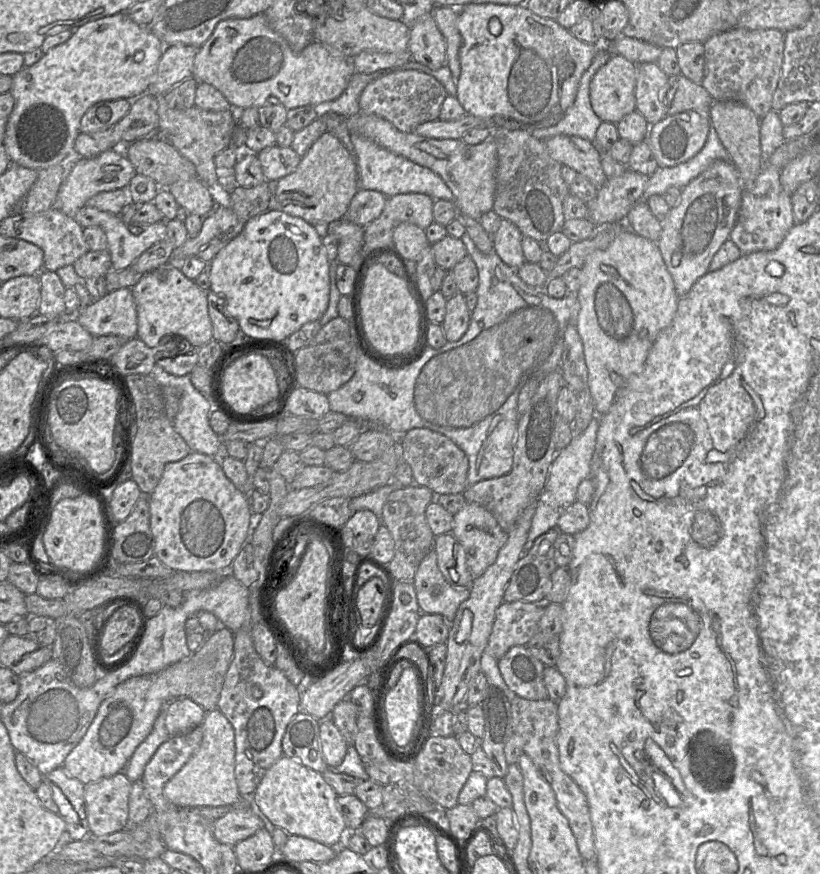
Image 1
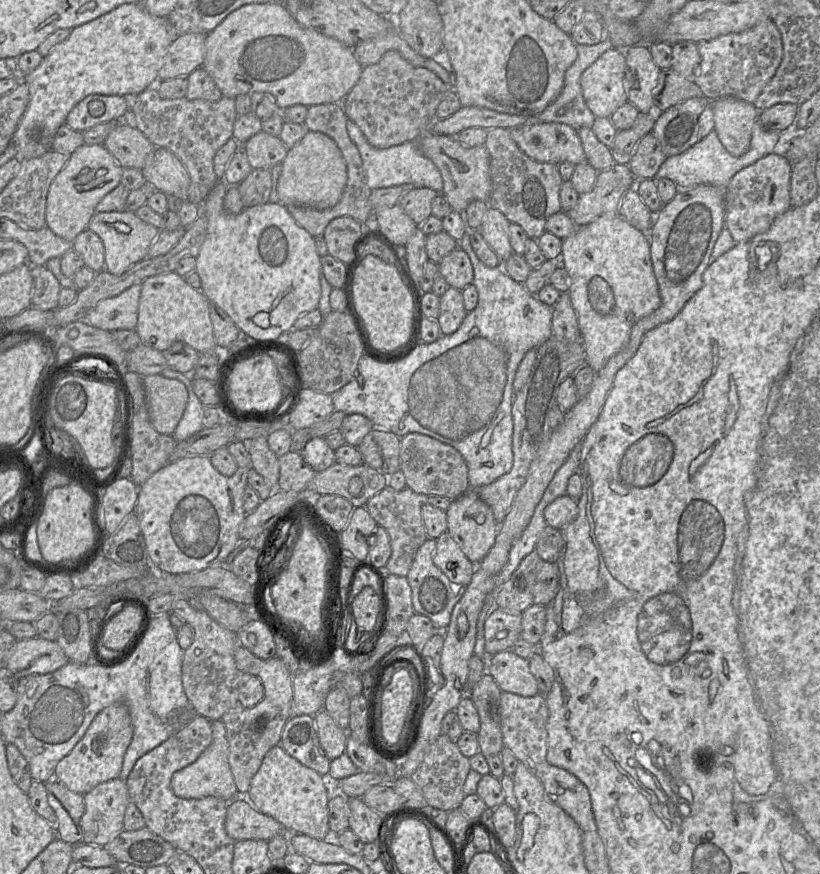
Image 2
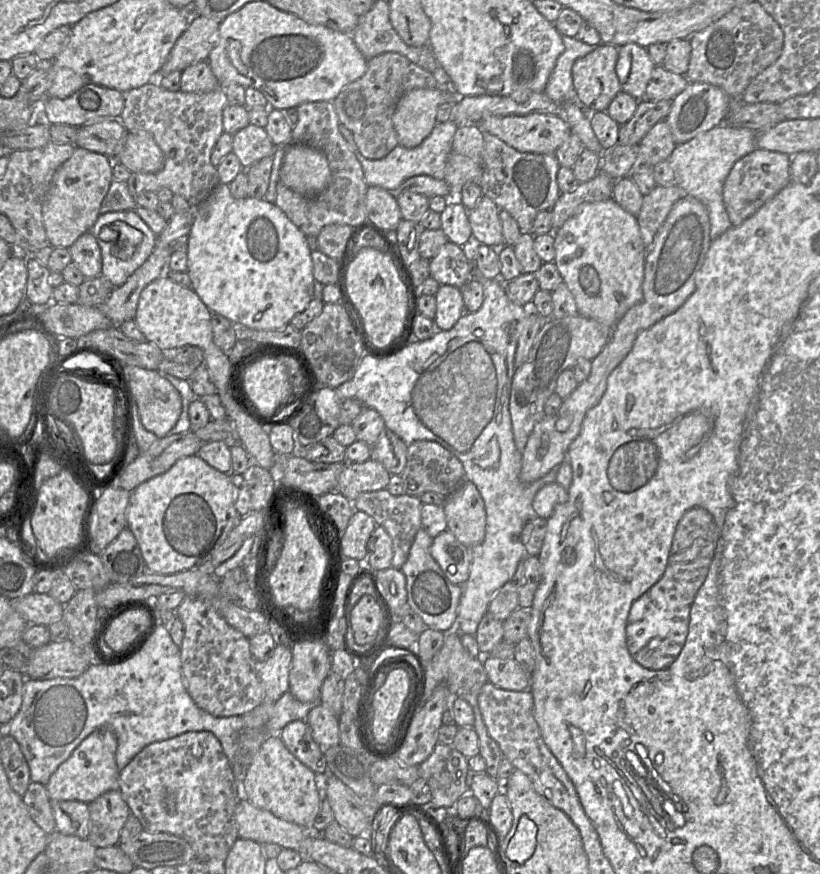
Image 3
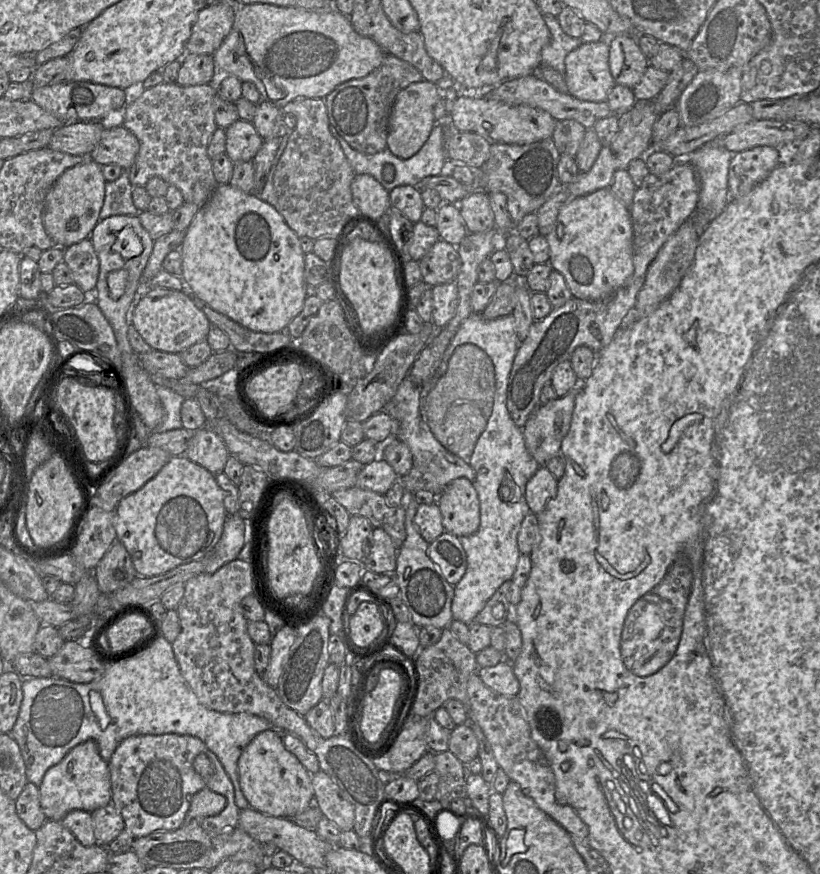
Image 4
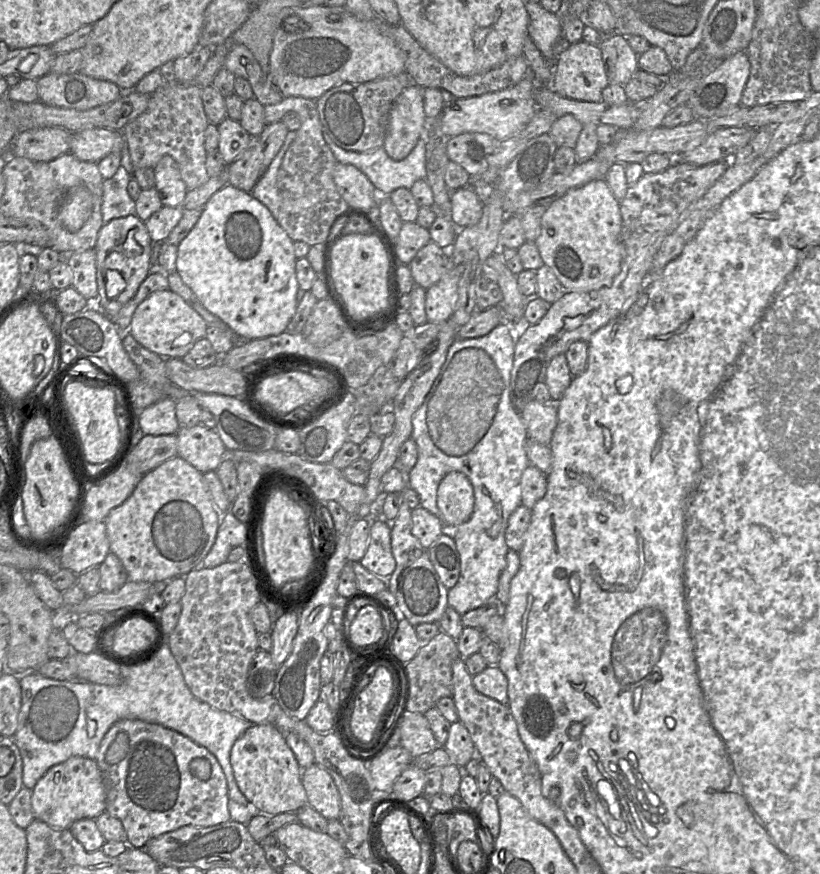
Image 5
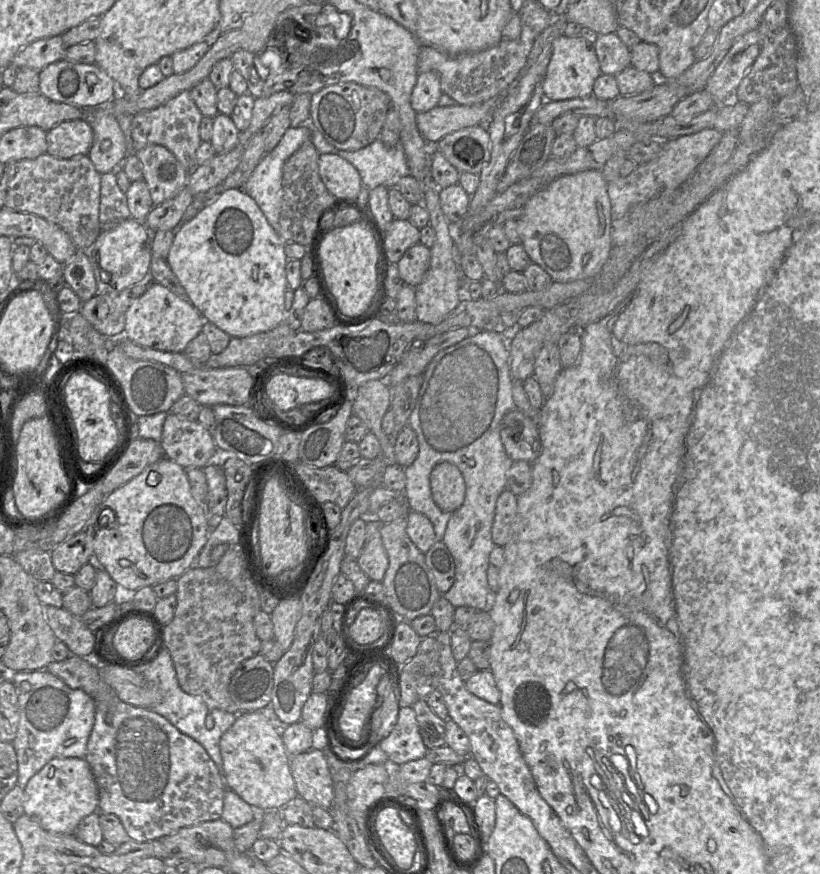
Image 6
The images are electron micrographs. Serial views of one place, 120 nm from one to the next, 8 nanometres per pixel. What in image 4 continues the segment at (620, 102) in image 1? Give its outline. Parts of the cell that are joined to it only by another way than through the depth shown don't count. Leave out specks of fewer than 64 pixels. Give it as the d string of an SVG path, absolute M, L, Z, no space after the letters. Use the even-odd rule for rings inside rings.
M607 38L582 43L565 57L568 93L578 99L602 102L616 85L609 67Z

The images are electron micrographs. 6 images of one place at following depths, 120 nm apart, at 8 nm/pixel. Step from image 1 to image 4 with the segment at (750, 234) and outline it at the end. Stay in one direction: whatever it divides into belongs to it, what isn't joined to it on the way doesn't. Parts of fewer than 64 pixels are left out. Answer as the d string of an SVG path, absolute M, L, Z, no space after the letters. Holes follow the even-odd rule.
M757 146L736 153L729 166L729 199L748 195L783 163L785 157L783 150L771 146Z

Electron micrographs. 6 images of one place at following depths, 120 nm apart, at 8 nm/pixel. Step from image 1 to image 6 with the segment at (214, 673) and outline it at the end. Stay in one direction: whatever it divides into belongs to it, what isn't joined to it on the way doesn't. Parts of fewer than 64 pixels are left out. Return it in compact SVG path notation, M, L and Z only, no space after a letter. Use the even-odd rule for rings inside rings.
M56 757L47 762L24 788L24 812L46 830L74 834L83 818L98 811L98 788L85 758Z

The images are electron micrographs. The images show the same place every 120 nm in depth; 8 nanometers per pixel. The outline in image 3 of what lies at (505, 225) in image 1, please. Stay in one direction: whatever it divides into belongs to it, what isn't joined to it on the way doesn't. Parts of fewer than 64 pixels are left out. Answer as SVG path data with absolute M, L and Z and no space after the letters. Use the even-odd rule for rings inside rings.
M486 195L481 197L473 209L468 210L472 234L481 243L495 246L506 242L499 217L500 210L497 204Z

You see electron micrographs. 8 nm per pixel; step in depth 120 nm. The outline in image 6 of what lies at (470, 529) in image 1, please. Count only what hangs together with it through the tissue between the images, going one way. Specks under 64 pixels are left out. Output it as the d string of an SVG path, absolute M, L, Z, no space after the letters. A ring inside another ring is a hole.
M450 462L435 465L430 486L435 504L446 513L453 514L465 500L465 480L458 467Z

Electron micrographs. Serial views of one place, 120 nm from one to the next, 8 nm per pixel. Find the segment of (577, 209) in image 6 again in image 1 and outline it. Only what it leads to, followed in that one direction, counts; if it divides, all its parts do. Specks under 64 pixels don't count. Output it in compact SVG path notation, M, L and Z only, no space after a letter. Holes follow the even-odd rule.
M624 227L607 249L587 256L576 298L576 328L584 348L588 389L596 415L603 415L627 379L643 371L657 336L672 323L680 297L657 242Z

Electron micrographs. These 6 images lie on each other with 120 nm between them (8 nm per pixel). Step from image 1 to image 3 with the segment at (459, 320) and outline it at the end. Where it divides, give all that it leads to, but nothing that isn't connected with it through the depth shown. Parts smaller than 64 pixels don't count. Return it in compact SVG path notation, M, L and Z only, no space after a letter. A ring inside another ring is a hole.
M440 285L436 298L436 315L434 320L437 330L451 329L465 312L465 304L460 288Z

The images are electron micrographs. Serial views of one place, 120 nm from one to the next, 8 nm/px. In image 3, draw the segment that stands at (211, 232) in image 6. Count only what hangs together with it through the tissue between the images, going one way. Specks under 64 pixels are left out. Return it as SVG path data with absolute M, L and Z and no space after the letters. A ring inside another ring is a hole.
M219 183L209 196L194 209L194 221L188 236L184 239L187 252L187 274L192 282L192 289L201 301L212 312L227 318L231 323L240 323L256 330L281 330L298 314L302 313L314 299L315 279L313 276L313 262L306 235L298 229L286 214L274 203L264 199L246 197L236 199L231 195L228 184Z

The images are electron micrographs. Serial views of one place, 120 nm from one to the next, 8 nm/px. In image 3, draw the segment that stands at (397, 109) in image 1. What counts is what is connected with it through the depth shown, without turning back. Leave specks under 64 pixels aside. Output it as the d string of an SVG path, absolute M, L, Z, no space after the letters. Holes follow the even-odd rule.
M385 52L368 60L362 77L345 86L332 101L339 122L353 134L361 154L370 160L382 159L398 146L393 114L400 98L413 89L440 87L432 73L397 52Z

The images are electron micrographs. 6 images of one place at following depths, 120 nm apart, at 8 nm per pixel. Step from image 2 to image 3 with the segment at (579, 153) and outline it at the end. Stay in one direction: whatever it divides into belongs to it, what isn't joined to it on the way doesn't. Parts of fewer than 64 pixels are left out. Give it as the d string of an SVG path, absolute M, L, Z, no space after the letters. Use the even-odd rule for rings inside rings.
M531 113L527 115L491 115L483 117L479 123L475 123L483 132L489 132L502 141L507 143L509 146L517 149L521 152L532 152L532 153L555 153L558 147L560 147L572 133L569 124L561 117L554 114L544 113Z

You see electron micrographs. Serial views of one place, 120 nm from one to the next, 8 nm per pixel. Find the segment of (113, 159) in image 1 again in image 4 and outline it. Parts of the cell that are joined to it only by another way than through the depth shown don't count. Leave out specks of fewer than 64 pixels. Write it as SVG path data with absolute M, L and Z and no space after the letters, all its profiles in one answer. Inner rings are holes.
M91 159L65 170L56 180L46 196L42 211L44 228L55 247L67 248L90 237L100 221L105 184L102 166Z

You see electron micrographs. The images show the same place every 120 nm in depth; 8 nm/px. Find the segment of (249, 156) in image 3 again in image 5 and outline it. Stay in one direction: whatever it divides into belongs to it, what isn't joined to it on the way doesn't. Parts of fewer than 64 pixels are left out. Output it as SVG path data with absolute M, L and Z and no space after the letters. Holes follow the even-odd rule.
M226 117L217 128L219 132L217 150L226 165L231 164L254 143L255 138L251 137L239 121Z

